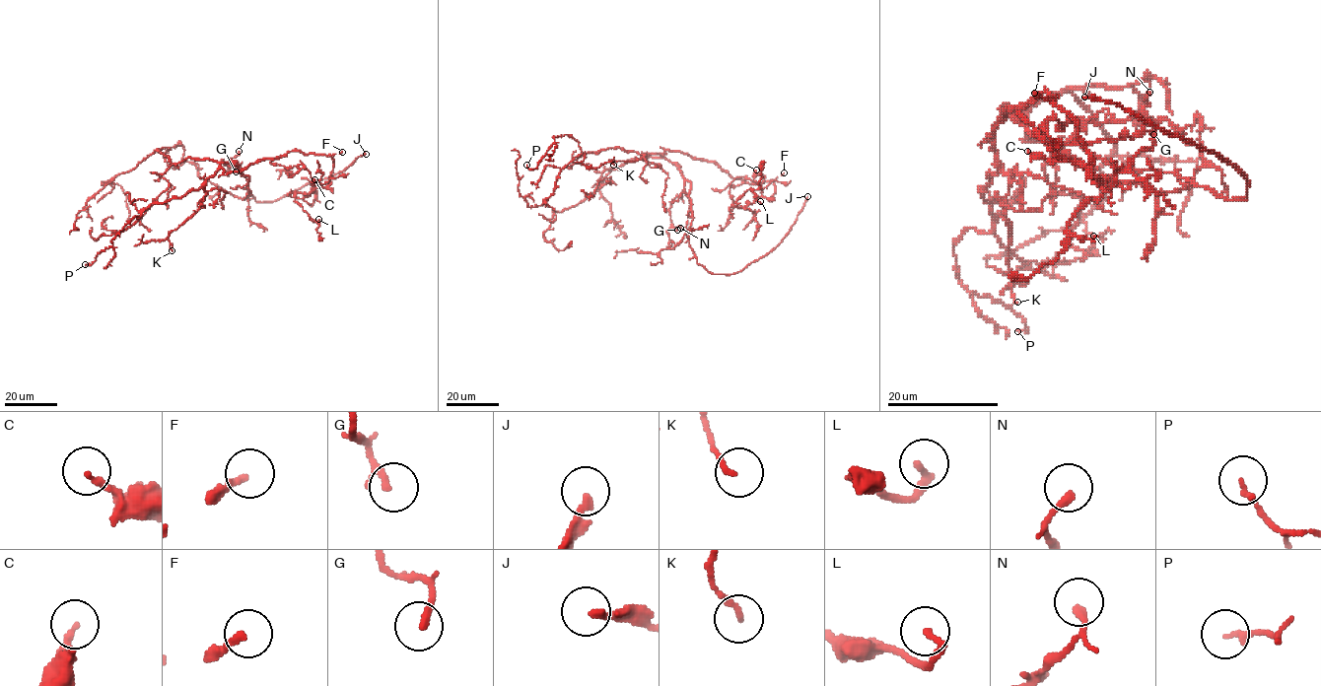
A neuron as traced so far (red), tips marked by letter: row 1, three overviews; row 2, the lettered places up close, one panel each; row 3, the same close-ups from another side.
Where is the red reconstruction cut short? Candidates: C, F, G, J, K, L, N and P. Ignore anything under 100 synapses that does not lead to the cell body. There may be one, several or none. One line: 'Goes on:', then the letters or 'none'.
Goes on: F, J

